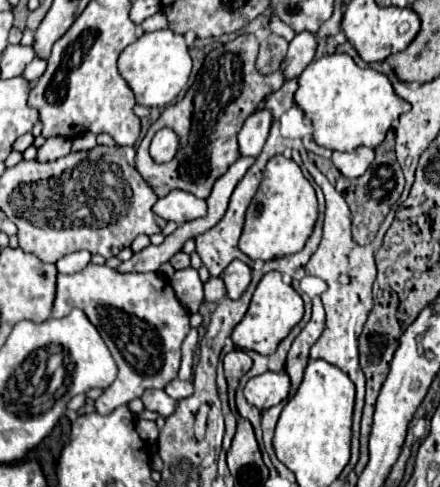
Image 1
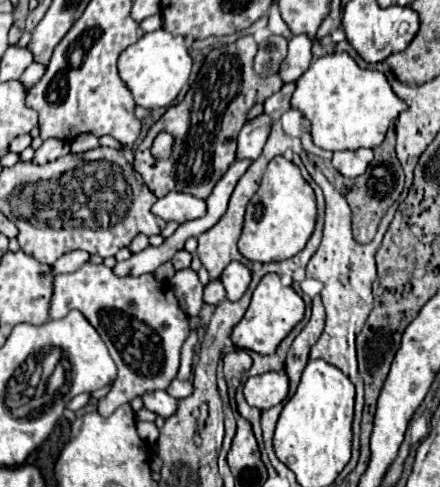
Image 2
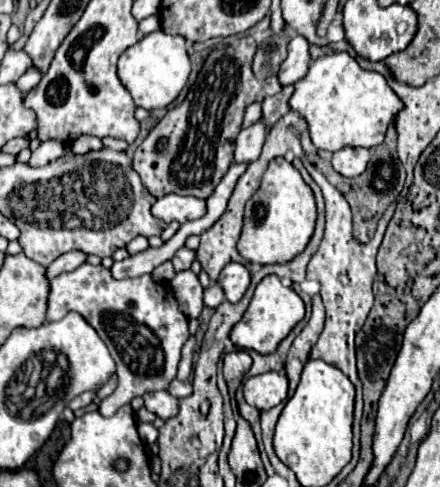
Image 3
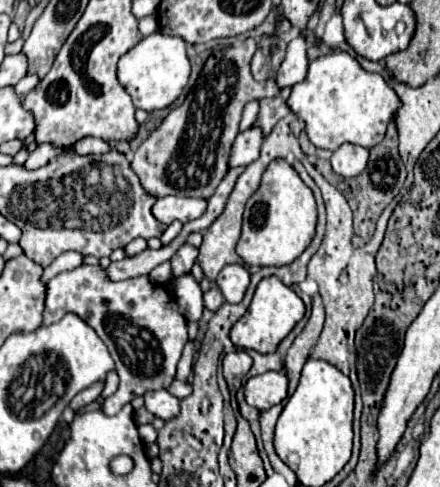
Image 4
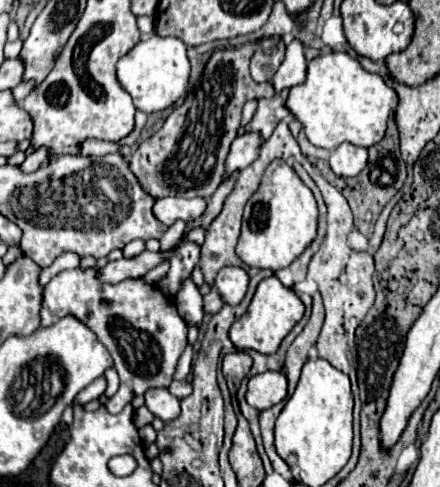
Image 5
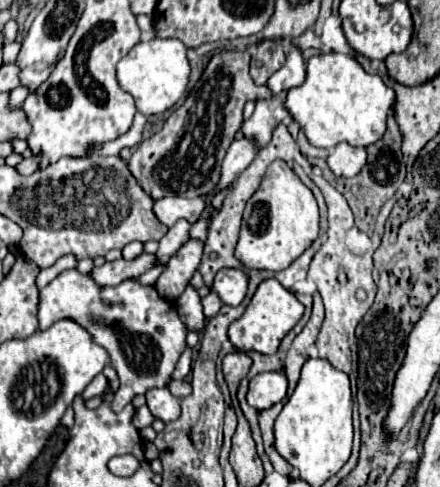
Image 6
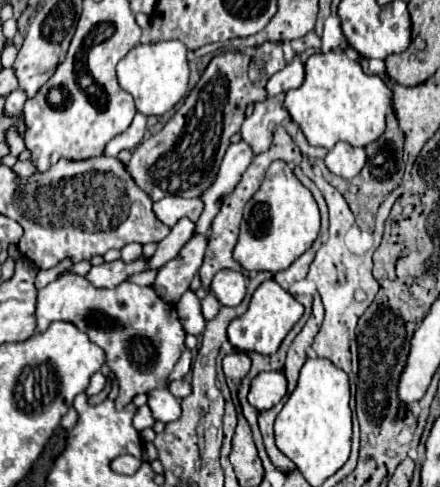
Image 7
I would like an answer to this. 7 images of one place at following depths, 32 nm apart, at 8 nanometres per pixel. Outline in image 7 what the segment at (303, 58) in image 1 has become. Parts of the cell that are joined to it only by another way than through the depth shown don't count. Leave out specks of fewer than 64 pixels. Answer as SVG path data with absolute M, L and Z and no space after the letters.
M294 54L294 60L268 80L266 90L268 90L268 96L276 96L280 92L298 88L302 82L304 82L304 64L300 60L300 54Z

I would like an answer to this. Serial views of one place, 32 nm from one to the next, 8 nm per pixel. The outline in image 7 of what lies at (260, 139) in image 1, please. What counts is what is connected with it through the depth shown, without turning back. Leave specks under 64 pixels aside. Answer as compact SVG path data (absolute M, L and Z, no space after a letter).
M244 140L236 142L236 144L230 144L230 148L226 150L226 156L220 164L220 172L218 172L218 178L214 180L214 184L200 196L204 200L204 212L200 214L198 222L196 222L196 230L194 234L198 236L204 236L204 232L210 230L210 224L212 224L212 218L218 214L220 210L220 198L226 198L234 186L238 184L242 172L250 166L252 162L252 152L248 152L248 144L244 144Z

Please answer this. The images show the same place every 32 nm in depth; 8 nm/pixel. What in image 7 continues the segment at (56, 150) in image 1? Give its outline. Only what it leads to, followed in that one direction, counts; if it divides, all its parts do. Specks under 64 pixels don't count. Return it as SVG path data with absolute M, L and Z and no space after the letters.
M18 160L14 166L12 166L12 170L18 174L18 176L22 176L22 178L28 178L28 176L32 176L34 172L36 172L36 166L34 166L34 162L32 160Z

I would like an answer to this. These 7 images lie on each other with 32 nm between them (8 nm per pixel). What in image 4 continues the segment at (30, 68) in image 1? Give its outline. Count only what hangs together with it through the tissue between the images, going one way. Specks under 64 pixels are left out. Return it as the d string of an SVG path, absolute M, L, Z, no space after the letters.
M26 74L16 86L14 86L14 90L16 90L16 94L20 96L20 98L24 98L36 84L40 82L40 78L38 76L32 76L32 74Z

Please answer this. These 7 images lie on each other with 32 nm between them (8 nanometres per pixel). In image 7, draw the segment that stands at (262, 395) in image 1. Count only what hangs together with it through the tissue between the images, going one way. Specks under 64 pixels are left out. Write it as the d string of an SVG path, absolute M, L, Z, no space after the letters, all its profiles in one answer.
M260 372L248 392L248 402L256 410L268 410L286 396L286 376L282 372Z

